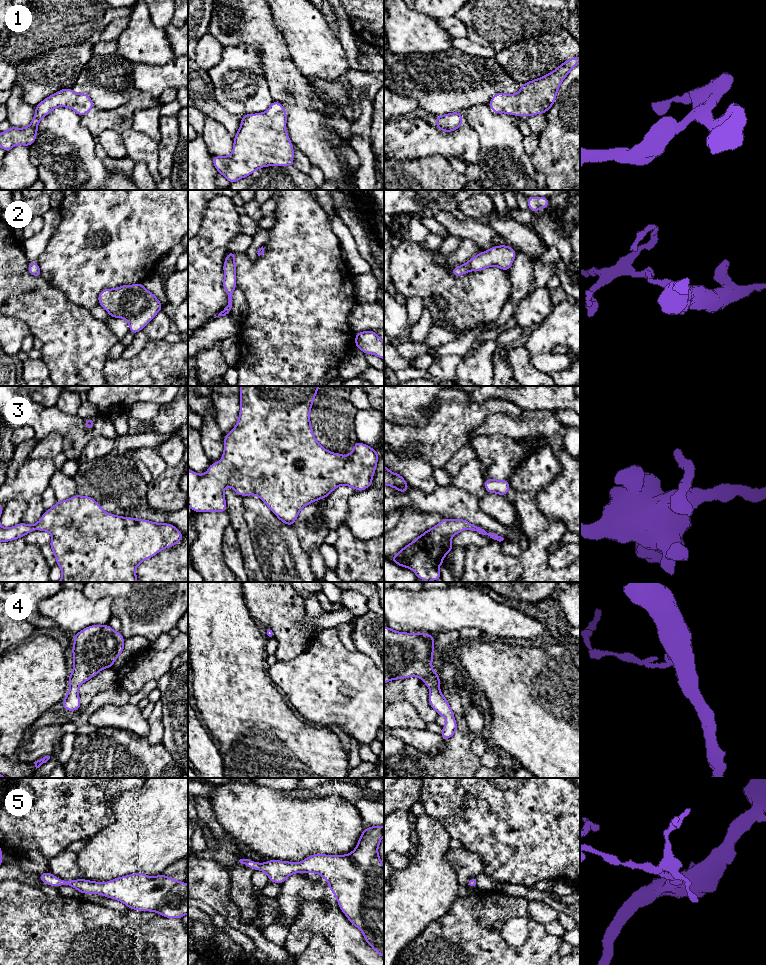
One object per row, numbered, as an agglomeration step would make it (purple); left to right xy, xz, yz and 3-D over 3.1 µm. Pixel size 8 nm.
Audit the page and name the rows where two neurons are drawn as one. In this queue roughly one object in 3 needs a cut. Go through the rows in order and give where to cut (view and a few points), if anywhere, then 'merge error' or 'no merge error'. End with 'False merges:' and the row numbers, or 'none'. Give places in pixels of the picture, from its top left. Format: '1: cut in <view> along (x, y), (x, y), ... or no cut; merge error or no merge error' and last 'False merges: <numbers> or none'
1: no cut; no merge error
2: no cut; no merge error
3: no cut; no merge error
4: no cut; no merge error
5: no cut; no merge error
False merges: none

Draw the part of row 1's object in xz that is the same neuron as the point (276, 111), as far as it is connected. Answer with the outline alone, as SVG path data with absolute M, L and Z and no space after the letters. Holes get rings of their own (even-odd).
M273 101L266 112L245 114L233 138L233 151L229 156L213 156L216 170L230 184L251 175L266 166L294 166L294 149L286 132L287 113L280 102Z

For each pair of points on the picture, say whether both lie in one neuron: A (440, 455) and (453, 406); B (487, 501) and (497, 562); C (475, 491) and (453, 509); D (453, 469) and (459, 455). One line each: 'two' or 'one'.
A: one
B: two
C: two
D: one

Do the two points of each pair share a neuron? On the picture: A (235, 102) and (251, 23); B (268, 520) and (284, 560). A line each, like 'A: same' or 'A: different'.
A: different
B: same

